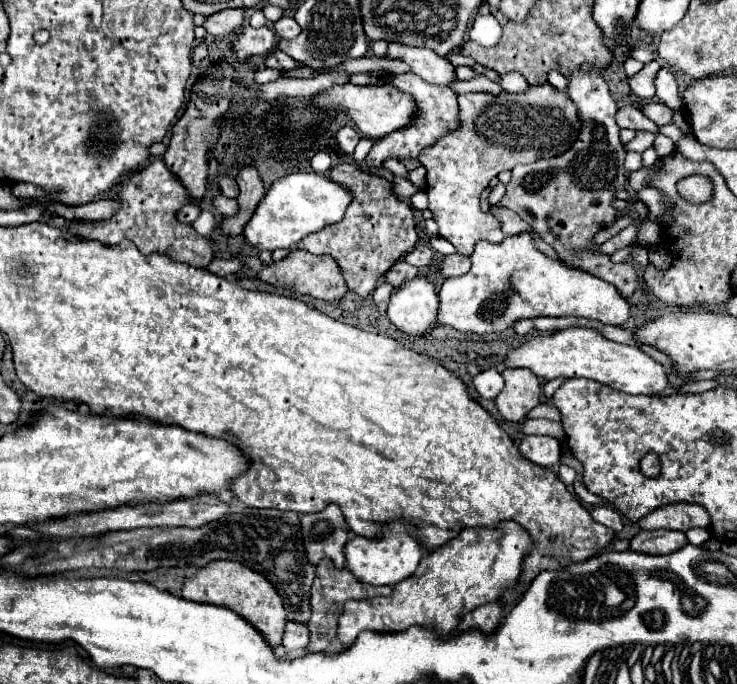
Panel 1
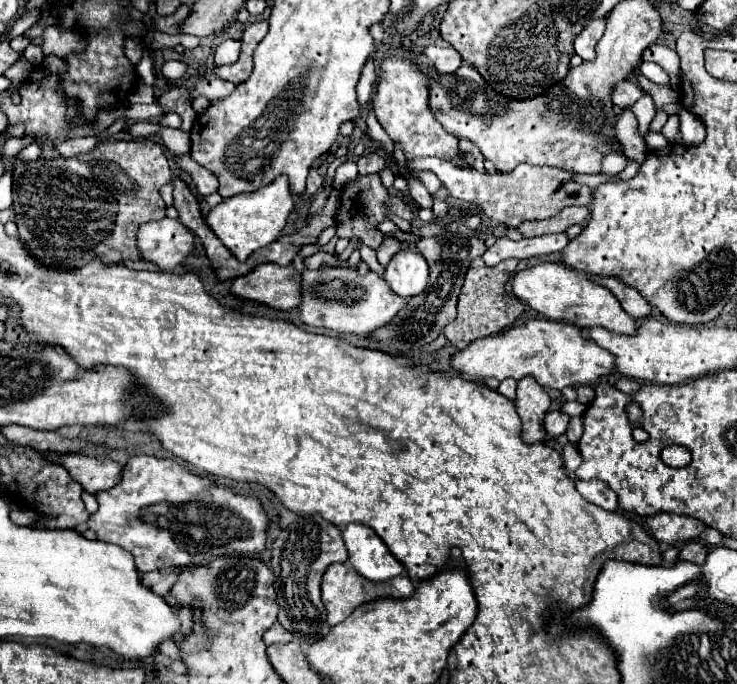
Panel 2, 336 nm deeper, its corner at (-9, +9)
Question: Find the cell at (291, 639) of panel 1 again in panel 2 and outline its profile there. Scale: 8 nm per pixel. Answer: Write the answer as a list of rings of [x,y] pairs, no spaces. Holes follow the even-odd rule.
[[[275,623],[271,627],[271,631],[267,631],[265,635],[265,643],[267,645],[273,645],[273,643],[285,643],[285,641],[291,641],[293,637],[289,635],[289,631],[285,631],[285,627],[281,623]]]

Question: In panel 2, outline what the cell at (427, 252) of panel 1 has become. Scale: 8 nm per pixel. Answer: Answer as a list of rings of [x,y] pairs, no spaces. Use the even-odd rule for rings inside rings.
[[[385,237],[383,243],[381,243],[381,247],[377,249],[377,259],[379,259],[379,263],[381,263],[381,265],[387,265],[387,263],[391,261],[391,257],[393,257],[395,253],[399,253],[403,247],[405,247],[405,245],[403,245],[399,239],[395,239],[395,237]]]

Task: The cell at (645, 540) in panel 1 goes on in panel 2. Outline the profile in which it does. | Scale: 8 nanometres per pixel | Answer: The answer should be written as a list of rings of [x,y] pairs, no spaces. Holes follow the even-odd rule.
[[[687,541],[679,551],[679,559],[691,561],[691,563],[703,563],[705,557],[707,557],[707,545],[701,541]]]

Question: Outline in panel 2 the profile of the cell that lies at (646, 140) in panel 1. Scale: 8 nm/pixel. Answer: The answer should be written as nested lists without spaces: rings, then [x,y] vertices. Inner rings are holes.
[[[677,115],[669,117],[669,121],[661,129],[661,133],[669,139],[669,143],[677,143],[679,141],[679,117]]]

